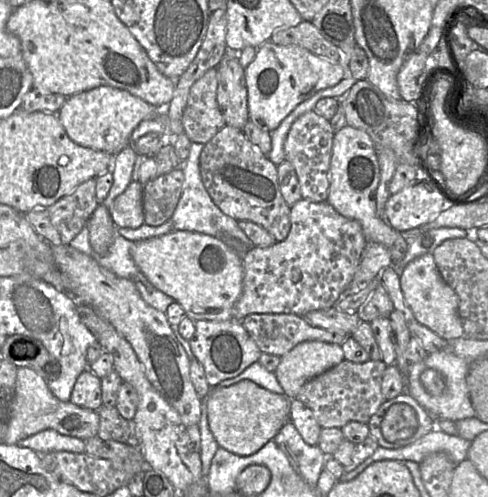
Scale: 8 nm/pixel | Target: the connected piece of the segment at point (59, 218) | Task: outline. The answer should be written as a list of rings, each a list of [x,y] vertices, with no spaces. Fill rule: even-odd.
[[[91,178],[47,207],[51,223],[60,234],[63,244],[69,244],[87,225],[98,205],[96,179]]]

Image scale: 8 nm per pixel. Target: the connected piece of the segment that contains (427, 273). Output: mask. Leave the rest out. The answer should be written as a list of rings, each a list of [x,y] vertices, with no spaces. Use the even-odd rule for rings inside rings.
[[[426,253],[409,262],[400,275],[400,285],[407,305],[414,318],[445,340],[464,337],[464,328],[459,315],[459,298],[442,278],[434,257]]]

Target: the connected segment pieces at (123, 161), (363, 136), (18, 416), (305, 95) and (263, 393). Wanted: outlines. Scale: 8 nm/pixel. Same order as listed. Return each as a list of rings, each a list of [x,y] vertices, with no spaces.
[[[128,145],[115,156],[111,167],[113,184],[107,197],[102,202],[108,209],[112,206],[115,198],[122,194],[132,182],[132,172],[137,155],[134,146]]]
[[[346,125],[334,134],[327,201],[341,215],[361,224],[367,242],[390,248],[401,232],[393,229],[377,213],[376,194],[379,183],[380,167],[375,143],[365,131]]]
[[[17,368],[15,390],[7,411],[7,425],[3,439],[5,444],[17,444],[20,440],[46,429],[87,440],[98,434],[99,422],[97,411],[79,407],[70,401],[60,401],[49,389],[48,382],[34,370]]]
[[[267,41],[257,48],[254,60],[244,69],[244,73],[250,120],[272,132],[301,103],[345,79],[348,76],[348,62],[331,63],[305,48],[280,46]]]
[[[242,380],[227,387],[215,386],[205,398],[209,428],[218,446],[239,456],[256,453],[290,421],[292,399],[251,380]]]

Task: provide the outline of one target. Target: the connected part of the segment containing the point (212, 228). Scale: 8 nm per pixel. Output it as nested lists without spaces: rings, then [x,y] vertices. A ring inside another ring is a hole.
[[[191,143],[190,152],[181,168],[184,173],[184,182],[182,185],[182,194],[176,210],[172,216],[173,230],[184,230],[190,232],[203,233],[220,239],[221,233],[227,233],[240,240],[245,247],[251,249],[254,247],[249,238],[239,228],[238,221],[225,215],[213,202],[209,193],[204,187],[200,174],[200,155],[204,144]]]

